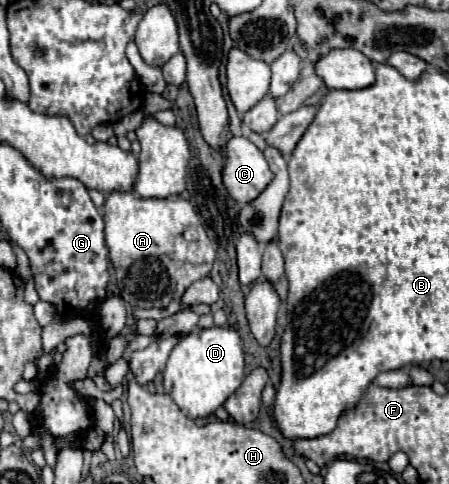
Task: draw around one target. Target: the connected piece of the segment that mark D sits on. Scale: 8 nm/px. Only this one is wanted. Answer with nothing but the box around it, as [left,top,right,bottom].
[164,326,242,418]

